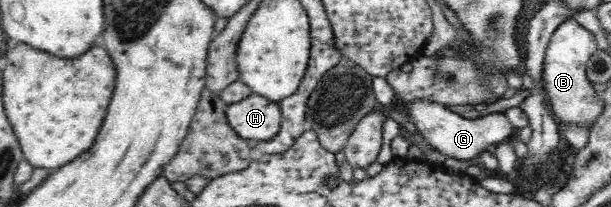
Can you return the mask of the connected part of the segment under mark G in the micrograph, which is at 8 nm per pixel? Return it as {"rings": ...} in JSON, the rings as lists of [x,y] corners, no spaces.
{"rings":[[[429,102],[410,104],[408,111],[410,111],[410,120],[427,138],[430,146],[452,160],[462,160],[462,162],[474,160],[488,146],[510,139],[512,126],[502,113],[490,113],[477,119],[466,119],[444,105]]]}

